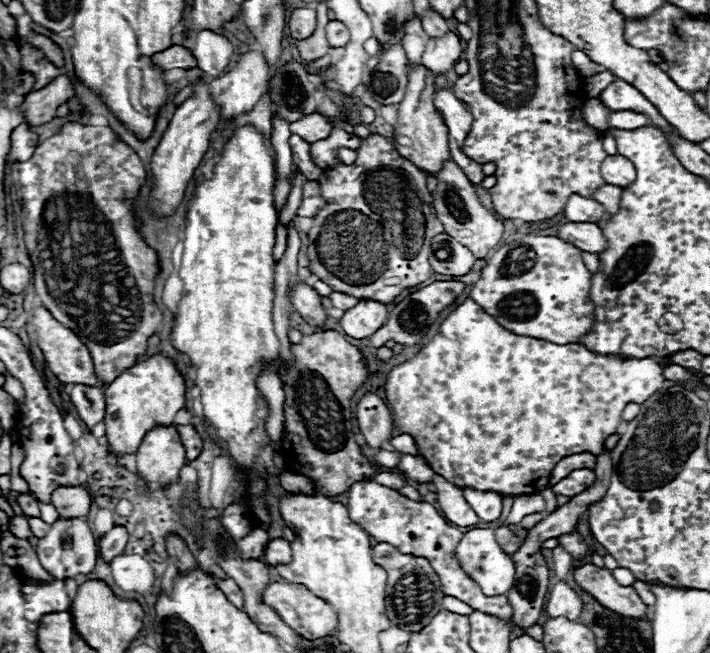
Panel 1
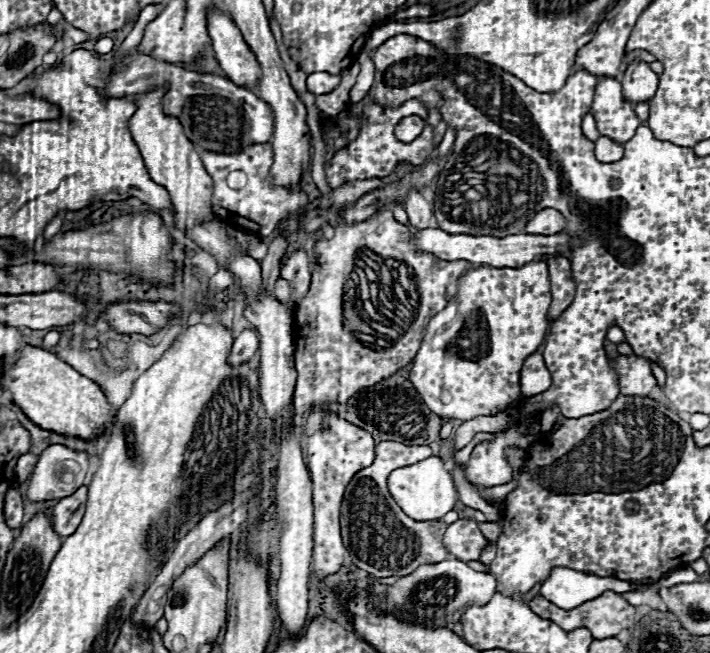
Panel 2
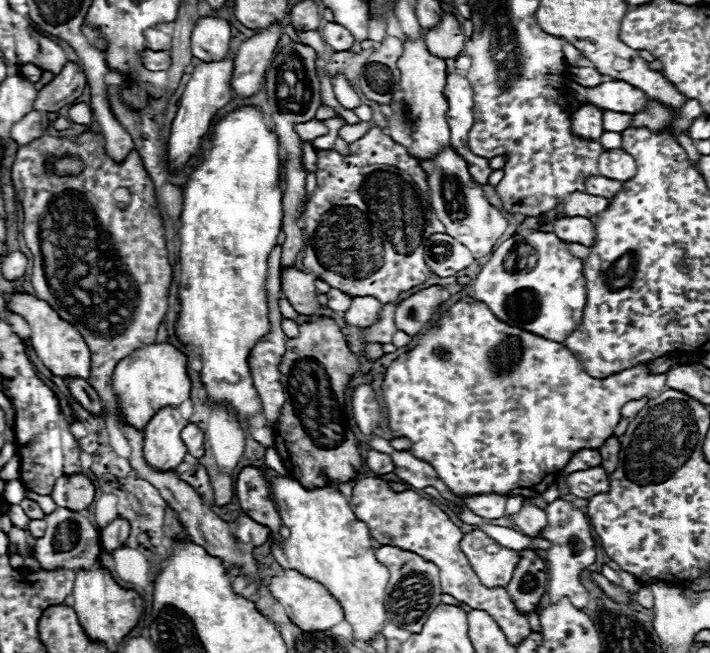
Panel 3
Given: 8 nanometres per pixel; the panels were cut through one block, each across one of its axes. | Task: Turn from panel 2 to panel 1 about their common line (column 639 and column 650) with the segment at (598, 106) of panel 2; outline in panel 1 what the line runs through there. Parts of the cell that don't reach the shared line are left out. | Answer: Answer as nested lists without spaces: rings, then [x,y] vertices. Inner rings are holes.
[[[622,110],[622,112],[612,112],[610,114],[610,128],[618,130],[638,130],[644,126],[654,126],[652,120],[646,114],[632,112],[632,110]]]

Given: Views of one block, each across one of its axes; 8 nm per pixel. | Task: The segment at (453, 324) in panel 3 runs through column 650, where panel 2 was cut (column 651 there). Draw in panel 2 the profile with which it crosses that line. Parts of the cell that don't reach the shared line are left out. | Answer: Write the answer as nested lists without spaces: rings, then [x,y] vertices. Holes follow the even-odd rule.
[[[618,356],[612,360],[620,378],[620,394],[626,396],[648,396],[656,388],[656,378],[652,376],[650,362],[638,356]]]

